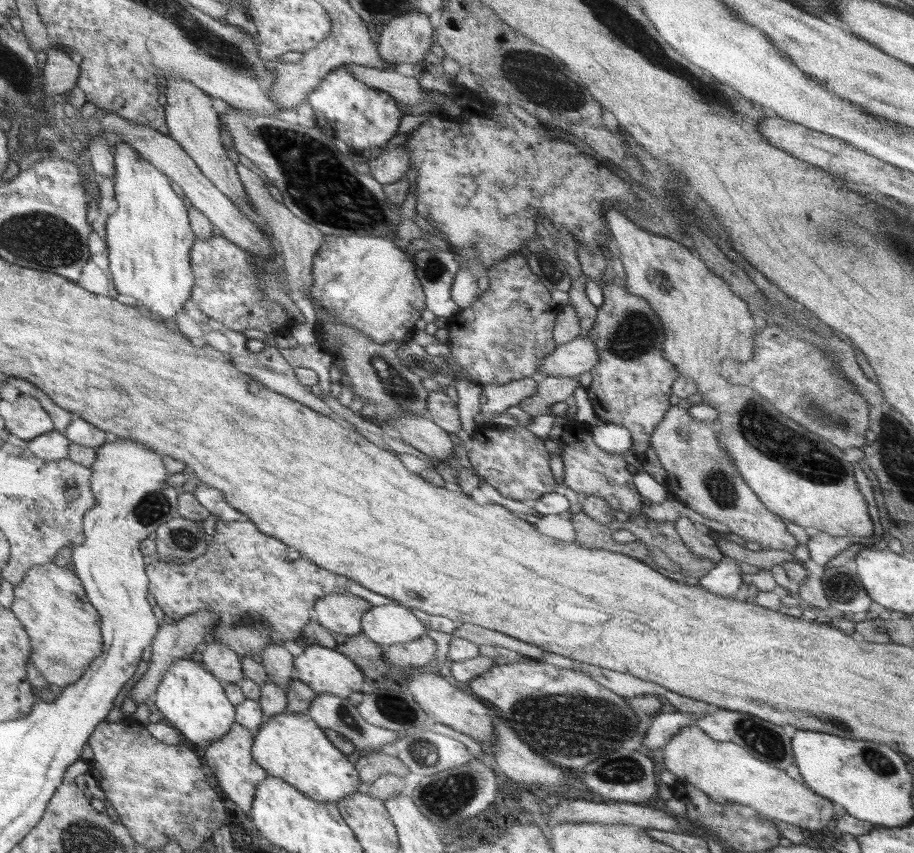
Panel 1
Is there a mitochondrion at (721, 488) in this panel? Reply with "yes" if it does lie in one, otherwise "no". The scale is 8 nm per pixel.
yes

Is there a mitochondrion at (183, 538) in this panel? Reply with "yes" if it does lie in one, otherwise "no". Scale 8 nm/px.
yes

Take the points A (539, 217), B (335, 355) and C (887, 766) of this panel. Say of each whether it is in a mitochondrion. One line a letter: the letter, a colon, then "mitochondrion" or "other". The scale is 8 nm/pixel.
A: other
B: other
C: mitochondrion

